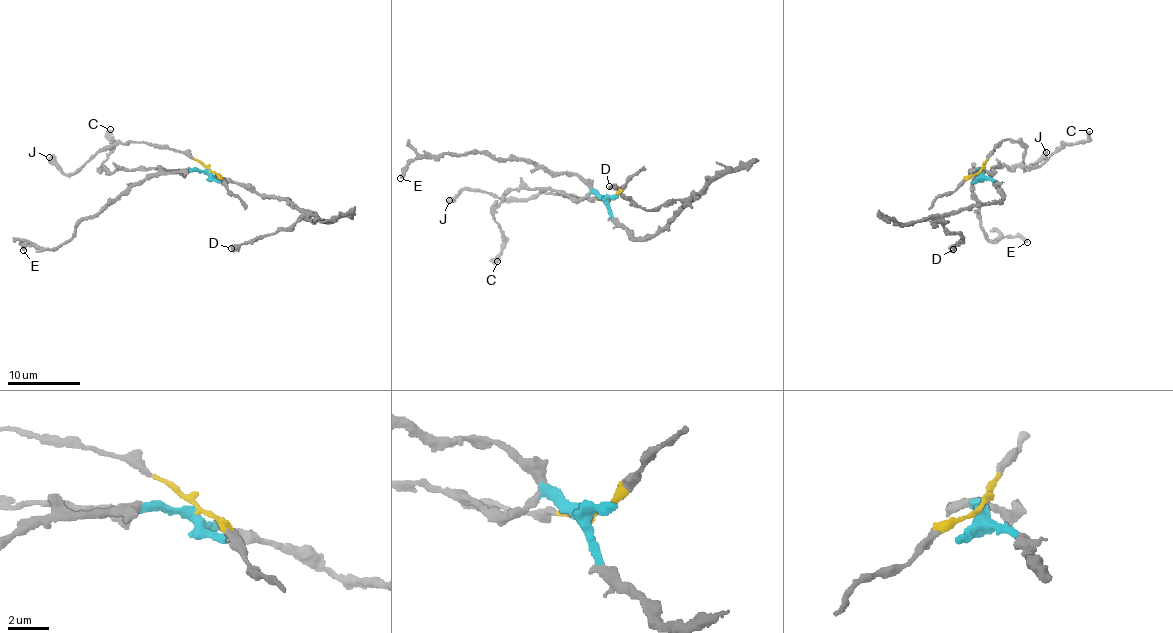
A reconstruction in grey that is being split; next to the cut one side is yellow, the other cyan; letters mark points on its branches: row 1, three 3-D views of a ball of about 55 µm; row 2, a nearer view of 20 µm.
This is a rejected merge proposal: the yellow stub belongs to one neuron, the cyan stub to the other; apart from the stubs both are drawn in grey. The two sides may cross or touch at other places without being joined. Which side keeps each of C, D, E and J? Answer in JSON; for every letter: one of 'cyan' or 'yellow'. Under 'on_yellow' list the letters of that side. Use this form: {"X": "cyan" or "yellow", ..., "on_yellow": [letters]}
{"C": "cyan", "D": "cyan", "E": "cyan", "J": "yellow", "on_yellow": ["J"]}

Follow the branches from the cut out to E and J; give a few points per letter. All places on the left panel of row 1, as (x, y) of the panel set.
E: (210, 171), (150, 173), (99, 211), (81, 220), (76, 233), (56, 247), (24, 245), (22, 250)
J: (210, 171), (181, 151), (146, 143), (106, 145), (68, 174), (61, 174), (49, 157)

